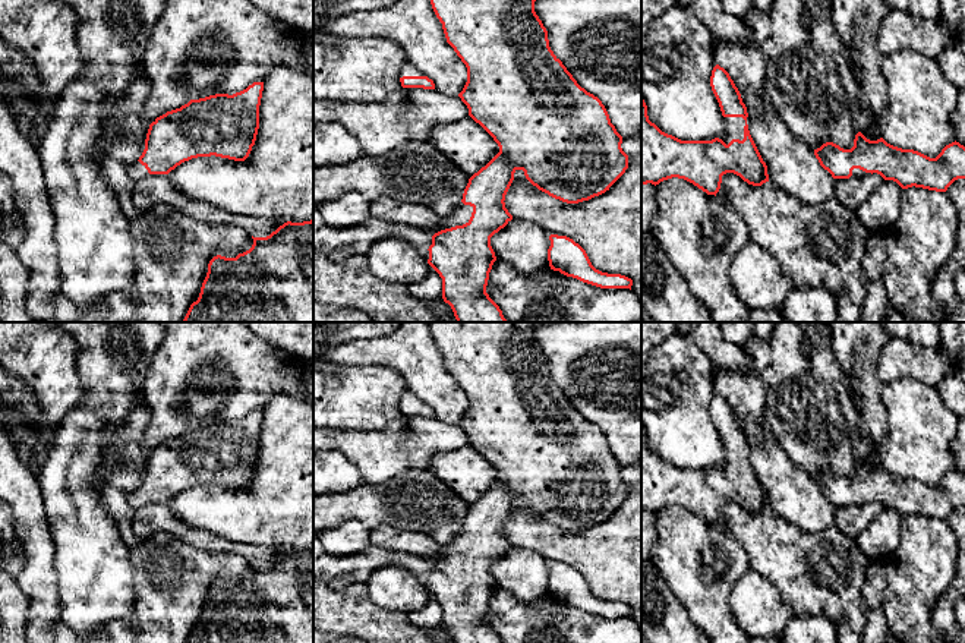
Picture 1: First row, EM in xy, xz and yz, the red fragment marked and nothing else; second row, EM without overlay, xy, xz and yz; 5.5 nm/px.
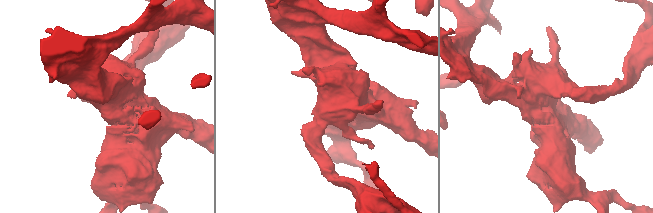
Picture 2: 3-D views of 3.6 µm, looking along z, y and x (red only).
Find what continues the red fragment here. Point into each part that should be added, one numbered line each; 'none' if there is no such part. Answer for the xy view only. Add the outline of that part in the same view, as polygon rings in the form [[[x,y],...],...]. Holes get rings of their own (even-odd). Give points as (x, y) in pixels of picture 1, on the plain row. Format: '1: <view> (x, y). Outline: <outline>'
1: xy (136, 498). Outline: [[[139,489],[132,491],[127,497],[127,501],[135,511],[138,511],[141,507],[151,504],[145,494],[142,494]]]

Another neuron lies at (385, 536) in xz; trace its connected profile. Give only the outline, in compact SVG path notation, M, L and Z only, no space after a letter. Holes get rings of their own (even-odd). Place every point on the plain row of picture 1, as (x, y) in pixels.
M381 524L372 529L369 542L384 551L419 555L433 561L441 560L438 552L439 543L431 536L420 532L395 529L391 524Z

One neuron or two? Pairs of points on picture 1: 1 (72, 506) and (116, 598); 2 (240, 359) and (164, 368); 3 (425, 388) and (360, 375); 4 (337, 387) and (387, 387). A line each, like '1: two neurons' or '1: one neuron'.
1: one neuron
2: one neuron
3: two neurons
4: one neuron

